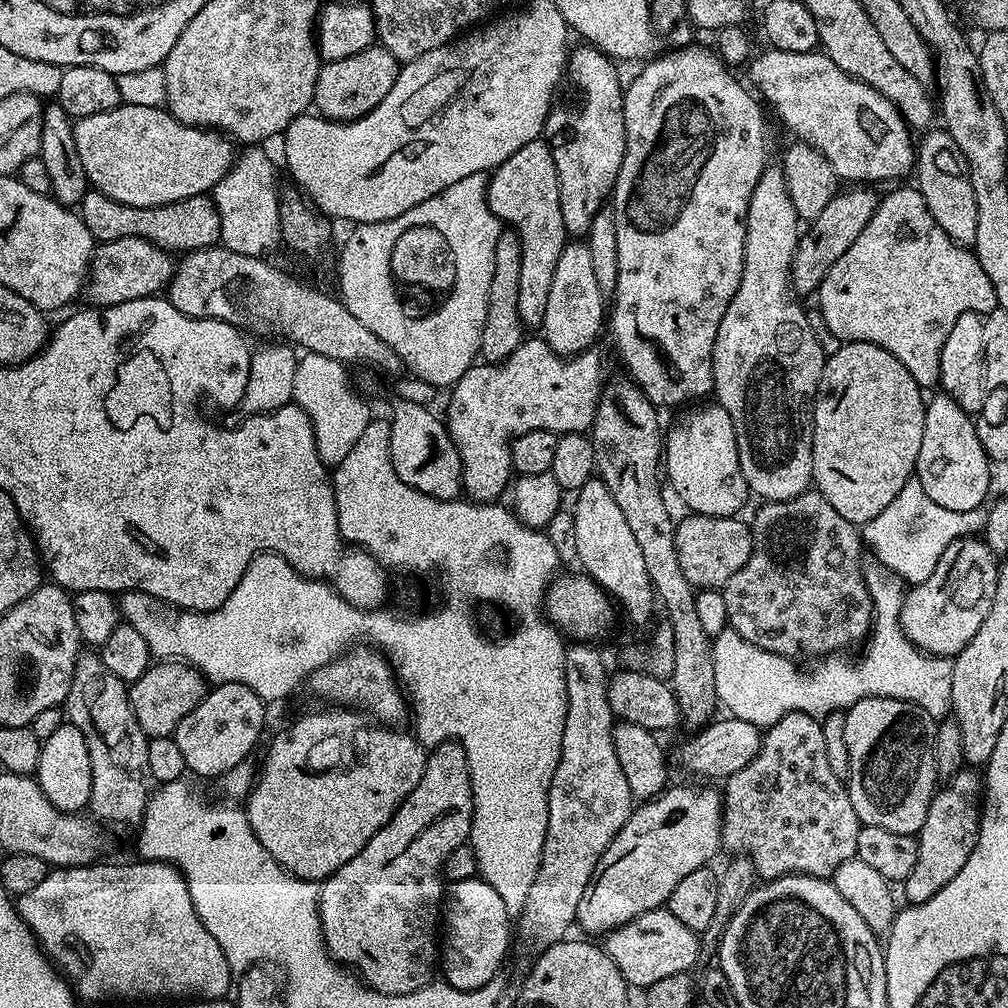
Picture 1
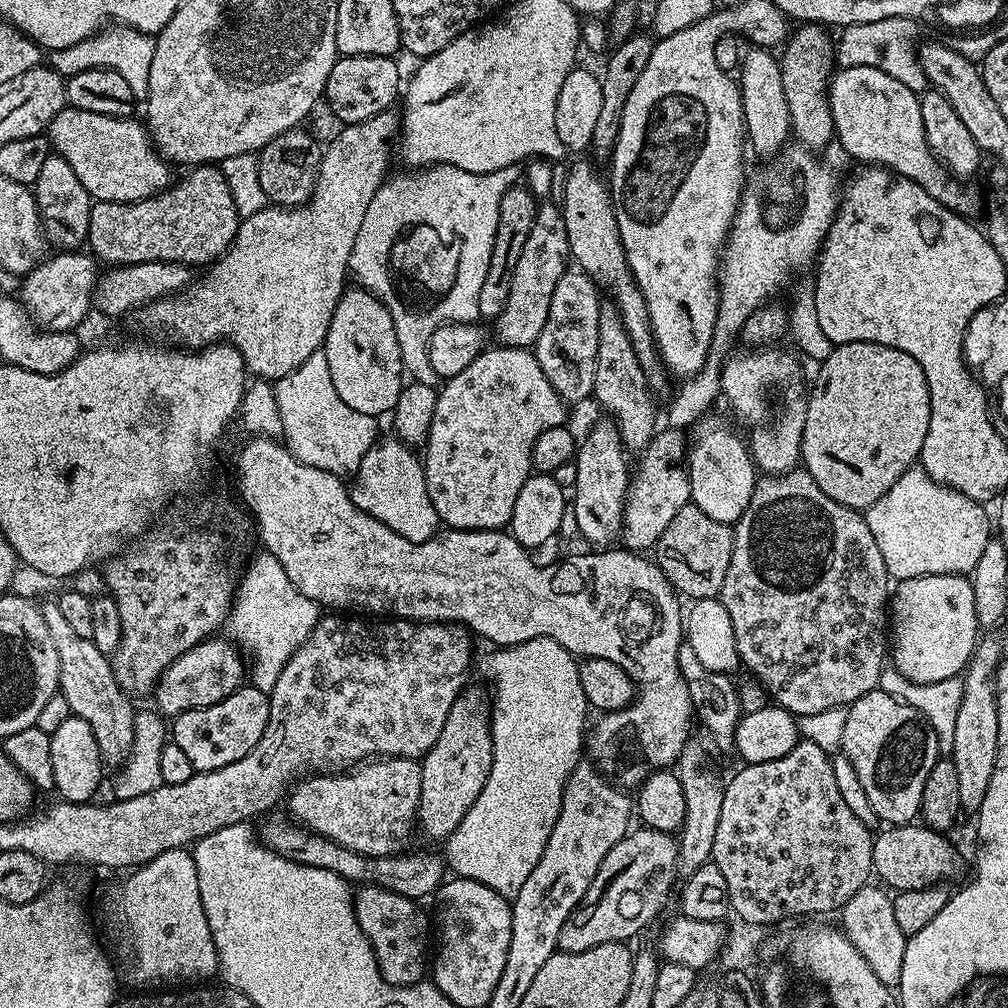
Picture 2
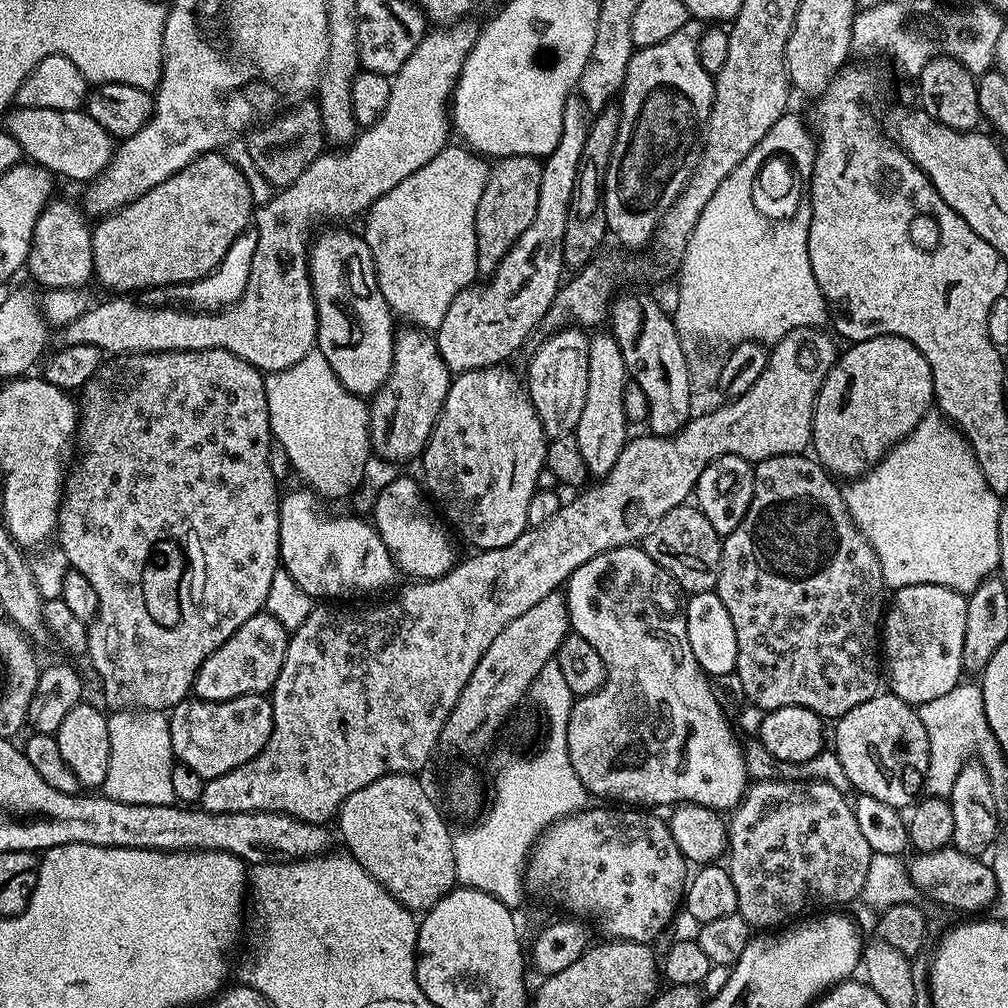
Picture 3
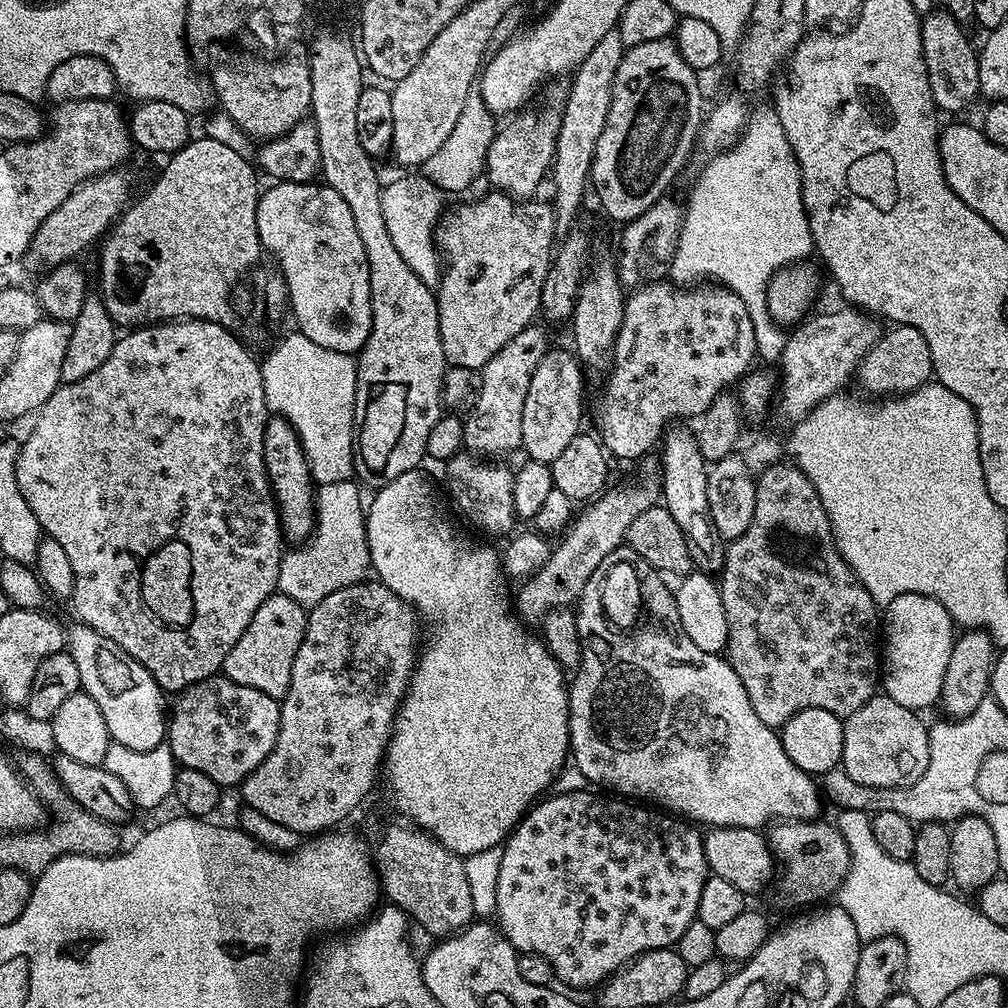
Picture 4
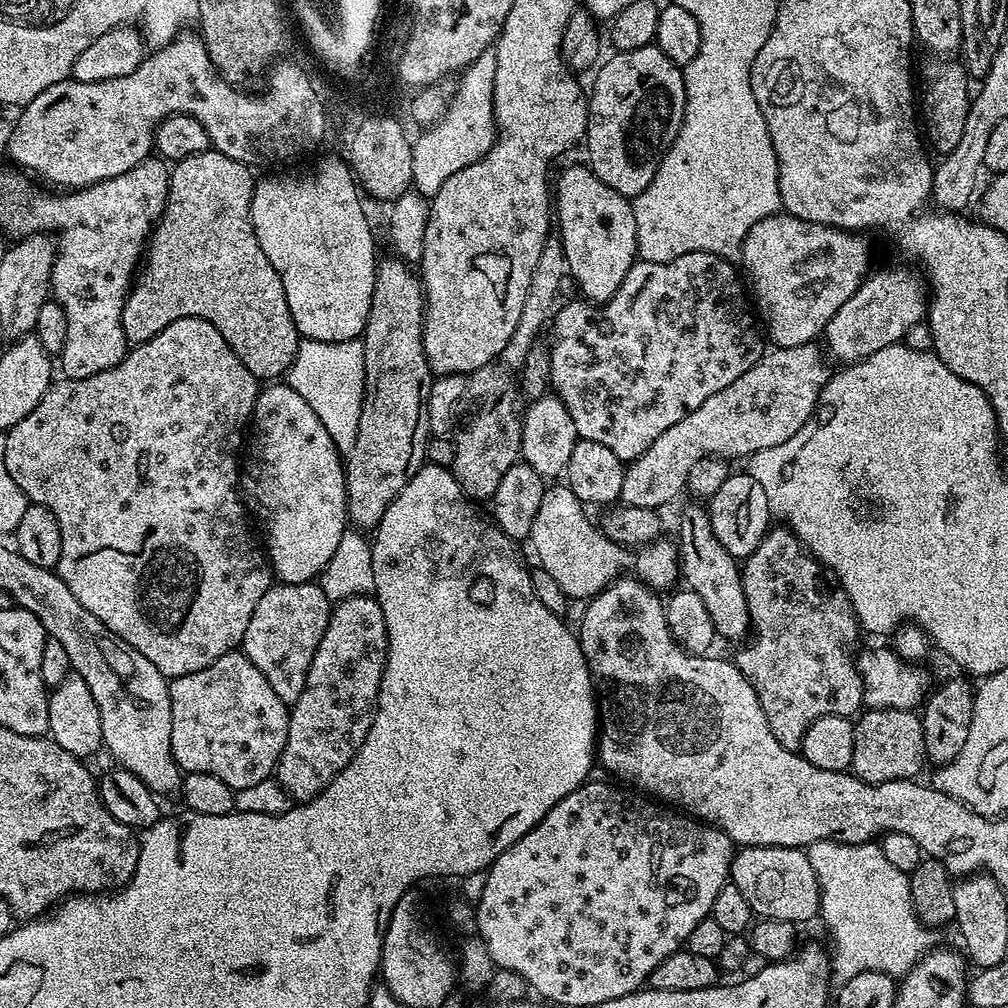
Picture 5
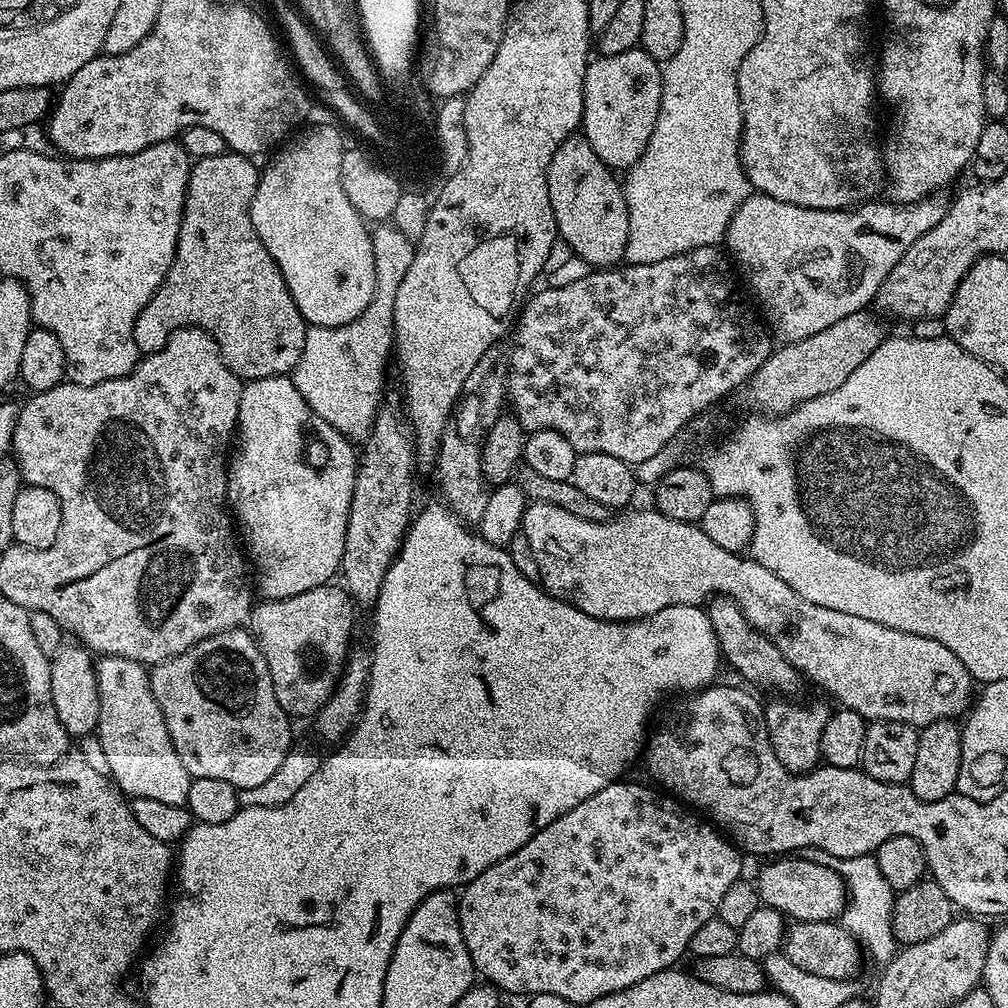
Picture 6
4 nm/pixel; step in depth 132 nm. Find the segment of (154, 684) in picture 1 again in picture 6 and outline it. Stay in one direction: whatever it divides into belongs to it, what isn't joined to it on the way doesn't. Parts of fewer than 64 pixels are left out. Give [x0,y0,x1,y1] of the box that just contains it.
[247,582,353,717]

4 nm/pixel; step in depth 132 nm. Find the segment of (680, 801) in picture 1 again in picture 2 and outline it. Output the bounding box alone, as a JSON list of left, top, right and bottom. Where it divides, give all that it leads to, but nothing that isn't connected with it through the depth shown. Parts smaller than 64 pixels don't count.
[557,826,678,952]

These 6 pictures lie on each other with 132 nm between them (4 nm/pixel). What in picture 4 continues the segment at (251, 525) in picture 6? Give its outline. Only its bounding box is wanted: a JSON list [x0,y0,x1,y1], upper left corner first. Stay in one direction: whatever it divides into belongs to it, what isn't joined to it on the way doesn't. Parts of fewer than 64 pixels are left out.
[264,415,316,541]

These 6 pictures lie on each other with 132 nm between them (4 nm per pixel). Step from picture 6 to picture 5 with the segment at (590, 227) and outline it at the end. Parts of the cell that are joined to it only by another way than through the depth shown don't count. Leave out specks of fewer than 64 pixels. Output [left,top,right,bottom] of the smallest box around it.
[554,163,638,306]

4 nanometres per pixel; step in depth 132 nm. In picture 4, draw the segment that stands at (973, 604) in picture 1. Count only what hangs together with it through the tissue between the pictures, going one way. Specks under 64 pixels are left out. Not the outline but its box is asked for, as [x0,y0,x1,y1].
[883,594,957,710]

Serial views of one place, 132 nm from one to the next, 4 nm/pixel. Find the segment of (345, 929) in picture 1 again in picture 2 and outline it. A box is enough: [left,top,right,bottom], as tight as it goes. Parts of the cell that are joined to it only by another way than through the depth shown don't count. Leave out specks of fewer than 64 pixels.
[354,687,492,988]

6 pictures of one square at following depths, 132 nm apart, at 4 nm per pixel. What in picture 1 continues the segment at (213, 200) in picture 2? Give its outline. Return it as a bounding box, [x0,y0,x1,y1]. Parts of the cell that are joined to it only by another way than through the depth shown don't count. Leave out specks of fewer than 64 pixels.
[78,190,220,254]

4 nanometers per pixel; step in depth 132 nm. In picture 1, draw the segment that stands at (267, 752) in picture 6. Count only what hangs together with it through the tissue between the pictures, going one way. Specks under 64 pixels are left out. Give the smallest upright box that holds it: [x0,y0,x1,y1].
[174,684,265,778]

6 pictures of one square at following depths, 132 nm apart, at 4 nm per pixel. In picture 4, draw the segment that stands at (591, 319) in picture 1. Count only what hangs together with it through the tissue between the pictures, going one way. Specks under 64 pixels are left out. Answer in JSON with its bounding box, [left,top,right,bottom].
[522,350,585,466]

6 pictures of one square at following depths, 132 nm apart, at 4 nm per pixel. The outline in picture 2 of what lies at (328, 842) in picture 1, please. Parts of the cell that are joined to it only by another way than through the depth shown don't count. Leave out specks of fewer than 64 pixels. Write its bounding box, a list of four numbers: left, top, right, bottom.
[286,756,421,856]

